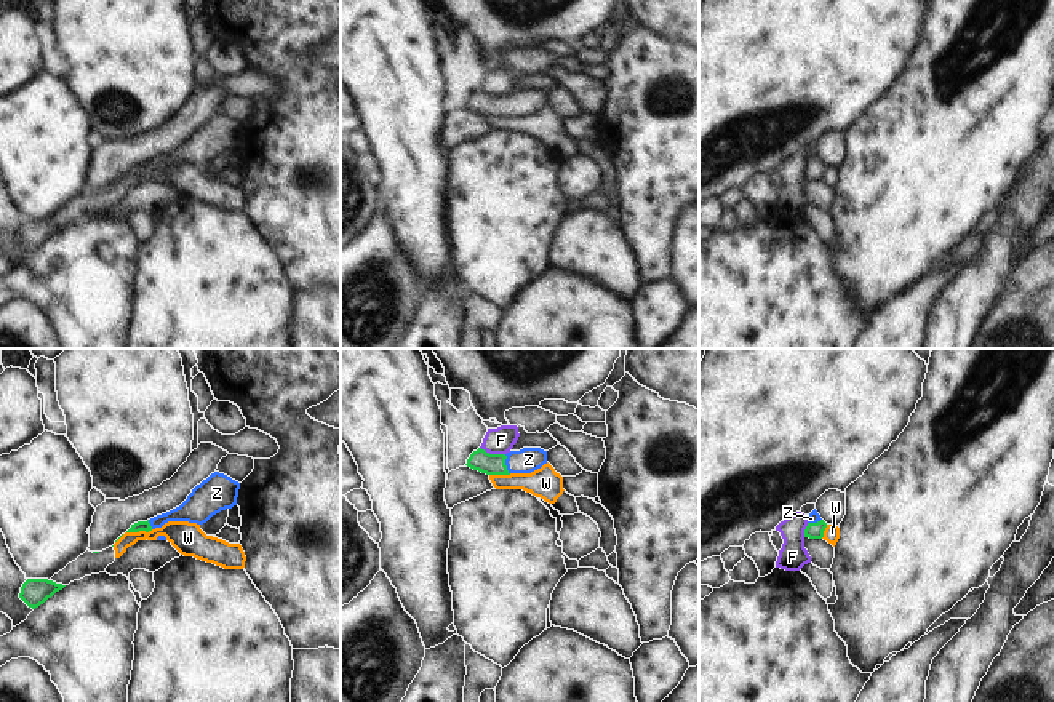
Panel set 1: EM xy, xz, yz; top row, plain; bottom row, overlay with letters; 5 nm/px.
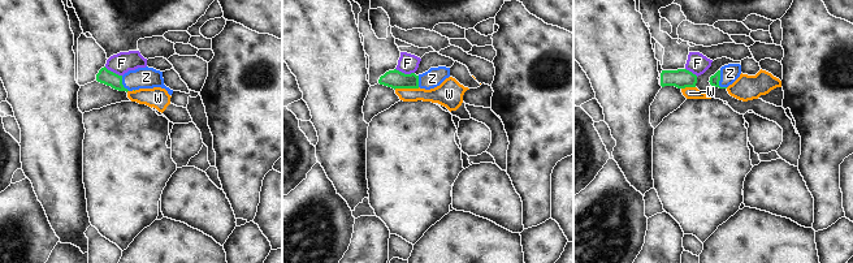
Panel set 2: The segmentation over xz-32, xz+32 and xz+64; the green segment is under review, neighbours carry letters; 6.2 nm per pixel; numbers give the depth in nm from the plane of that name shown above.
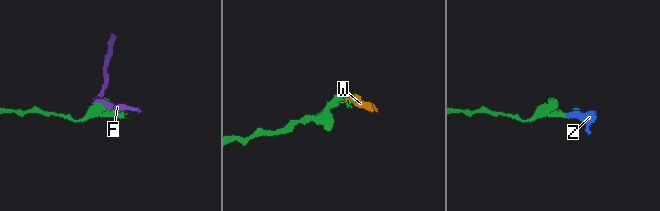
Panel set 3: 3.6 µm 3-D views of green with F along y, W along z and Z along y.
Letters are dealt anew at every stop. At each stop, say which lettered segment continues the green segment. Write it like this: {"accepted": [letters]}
{"accepted": ["Z"]}

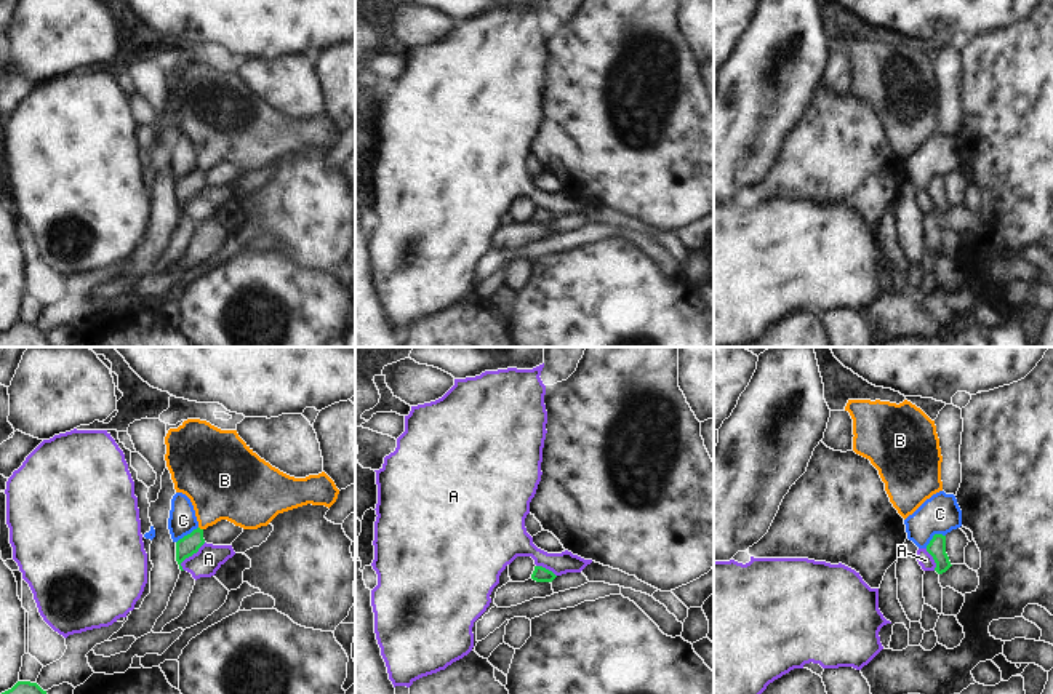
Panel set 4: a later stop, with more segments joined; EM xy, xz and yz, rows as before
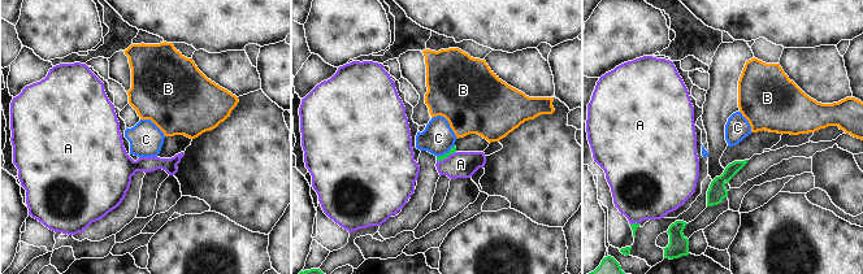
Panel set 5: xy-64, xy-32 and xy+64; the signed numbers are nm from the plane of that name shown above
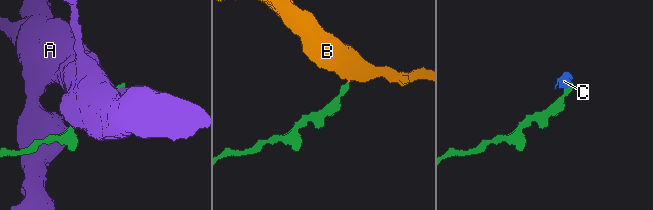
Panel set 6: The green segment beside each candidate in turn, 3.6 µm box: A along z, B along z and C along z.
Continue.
{"accepted": ["B"]}

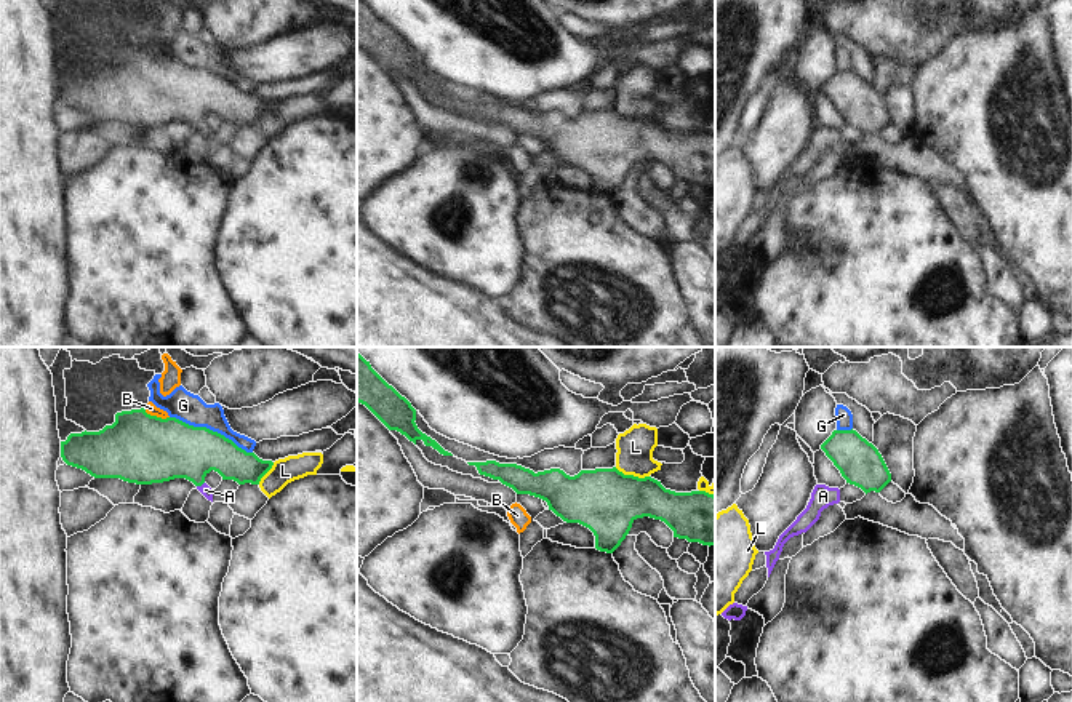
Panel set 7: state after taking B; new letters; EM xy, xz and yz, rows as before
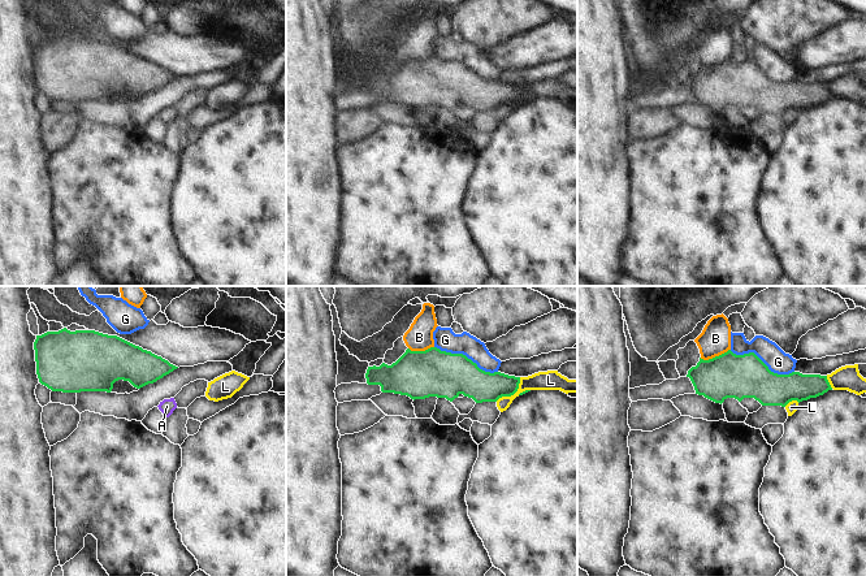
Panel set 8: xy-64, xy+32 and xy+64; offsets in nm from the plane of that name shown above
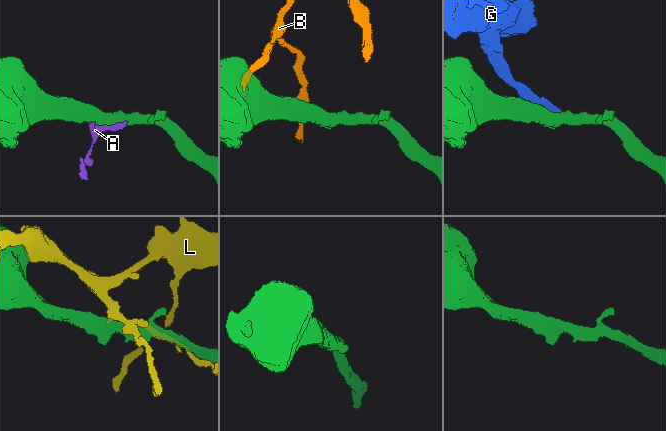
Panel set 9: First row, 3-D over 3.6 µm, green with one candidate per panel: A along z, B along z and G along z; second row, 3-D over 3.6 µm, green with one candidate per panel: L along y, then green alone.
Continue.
{"accepted": ["A"]}

